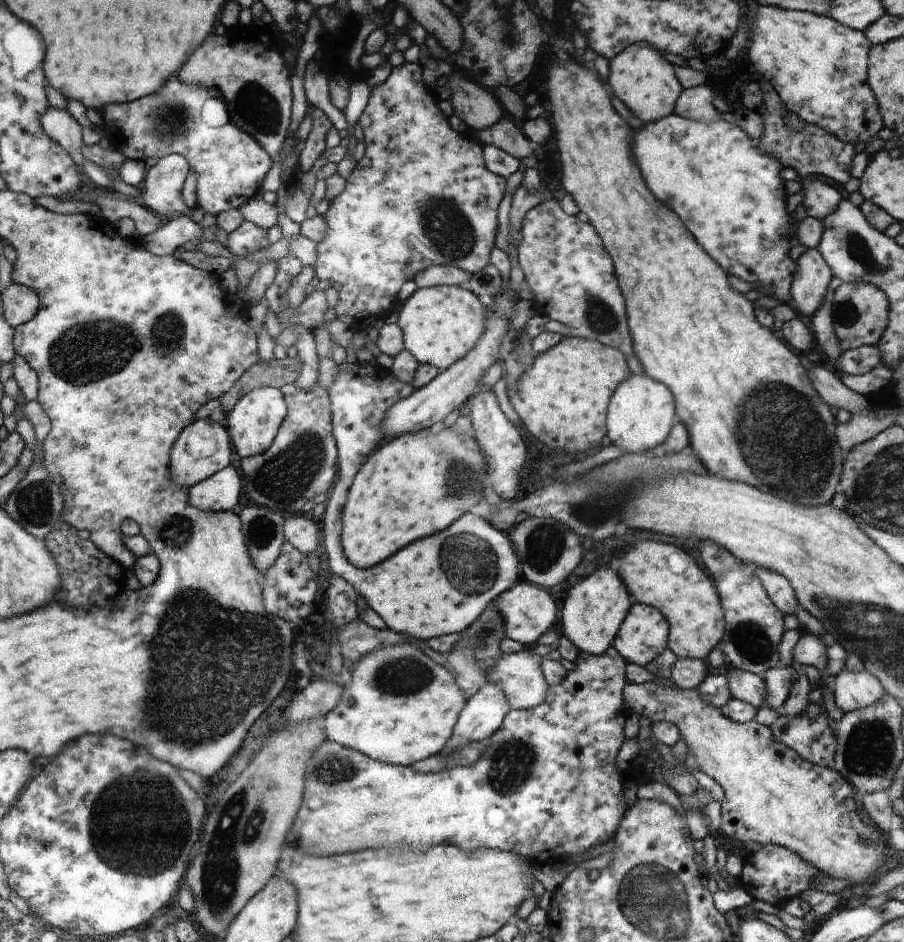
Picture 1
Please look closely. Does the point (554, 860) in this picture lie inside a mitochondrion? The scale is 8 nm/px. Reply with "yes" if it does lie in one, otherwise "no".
no

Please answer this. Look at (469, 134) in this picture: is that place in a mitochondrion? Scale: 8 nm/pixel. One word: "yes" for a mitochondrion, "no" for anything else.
no

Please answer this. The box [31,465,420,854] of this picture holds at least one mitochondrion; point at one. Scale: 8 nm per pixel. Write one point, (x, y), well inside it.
(194, 647)

